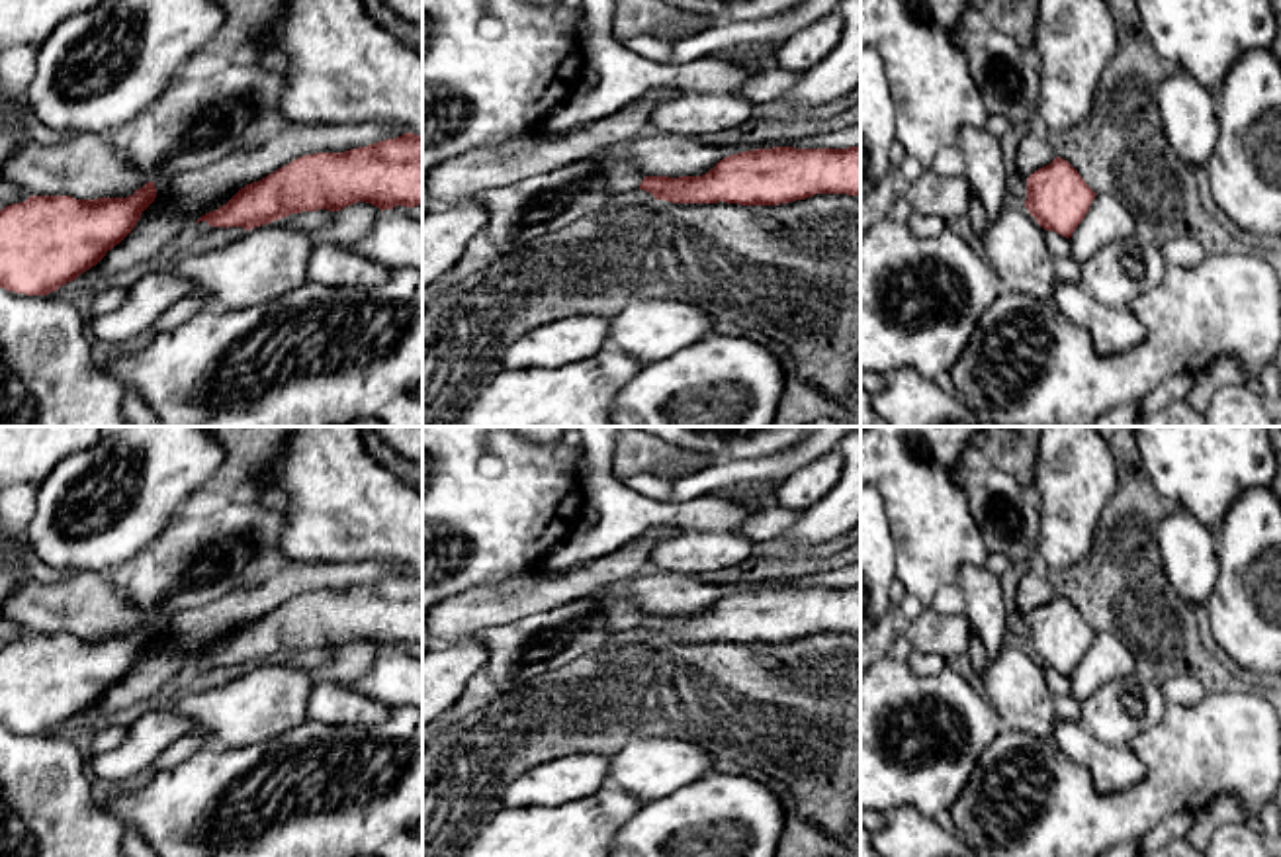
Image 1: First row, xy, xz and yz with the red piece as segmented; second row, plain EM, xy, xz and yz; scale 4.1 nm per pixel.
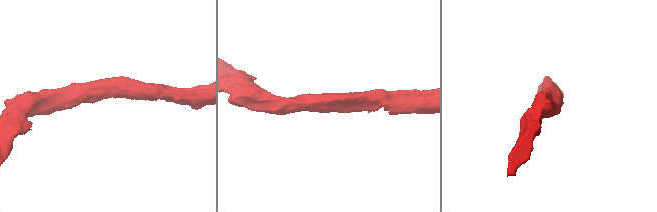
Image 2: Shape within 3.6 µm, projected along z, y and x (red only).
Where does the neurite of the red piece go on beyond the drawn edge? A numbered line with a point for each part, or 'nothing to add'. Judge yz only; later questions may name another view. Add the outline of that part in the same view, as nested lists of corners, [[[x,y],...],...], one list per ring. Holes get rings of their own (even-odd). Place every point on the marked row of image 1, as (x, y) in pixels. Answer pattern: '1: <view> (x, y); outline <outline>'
1: yz (1033, 153); outline [[[1027,129],[1017,149],[1017,170],[1029,178],[1035,170],[1050,164],[1056,153],[1042,129]]]

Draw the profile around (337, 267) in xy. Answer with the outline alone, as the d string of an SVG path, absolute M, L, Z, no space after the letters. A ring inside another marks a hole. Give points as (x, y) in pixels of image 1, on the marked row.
M315 243L307 258L307 282L329 288L375 286L387 282L391 270L356 254L350 247Z

